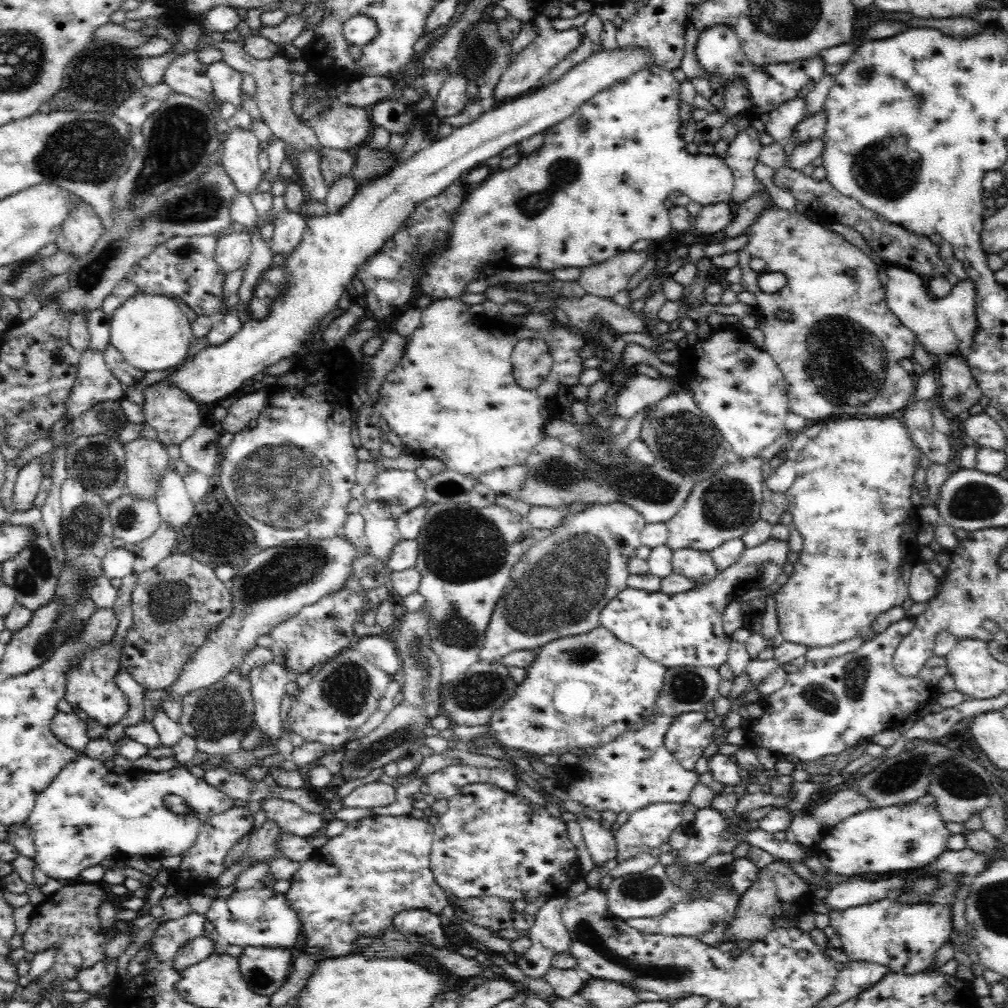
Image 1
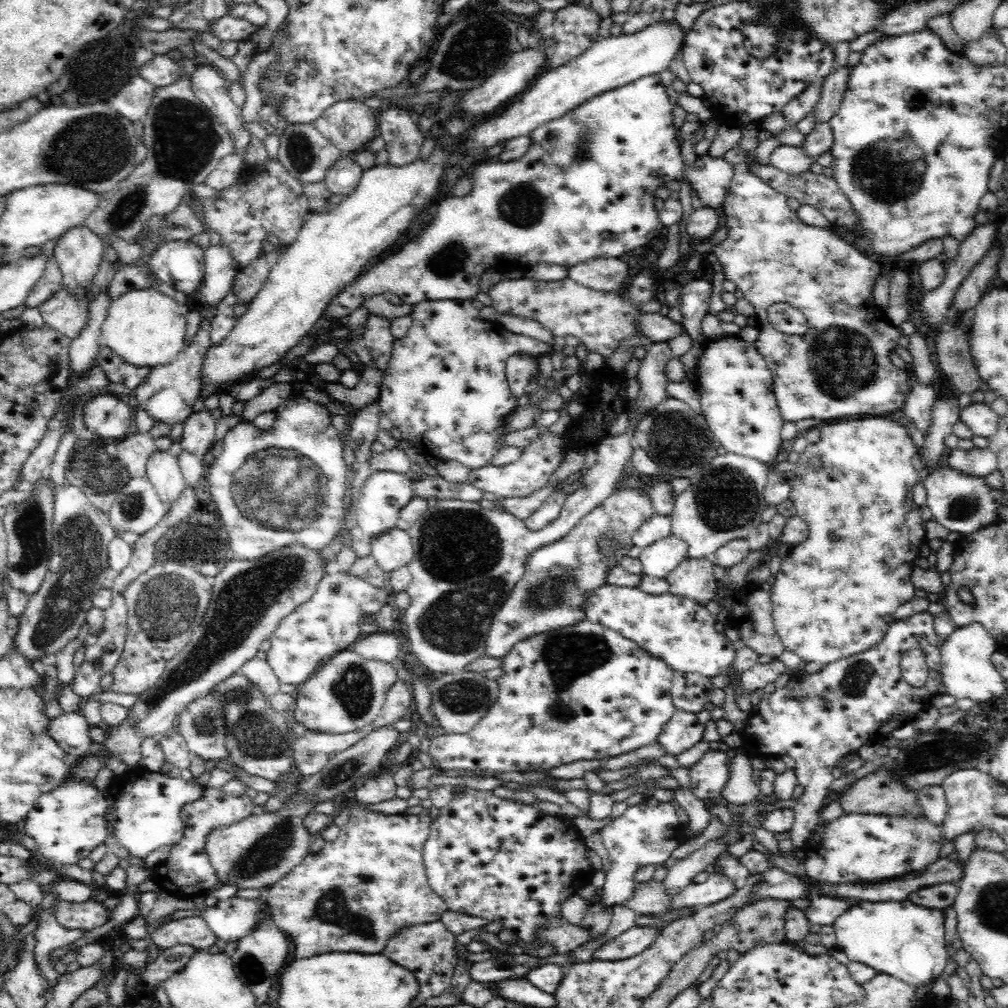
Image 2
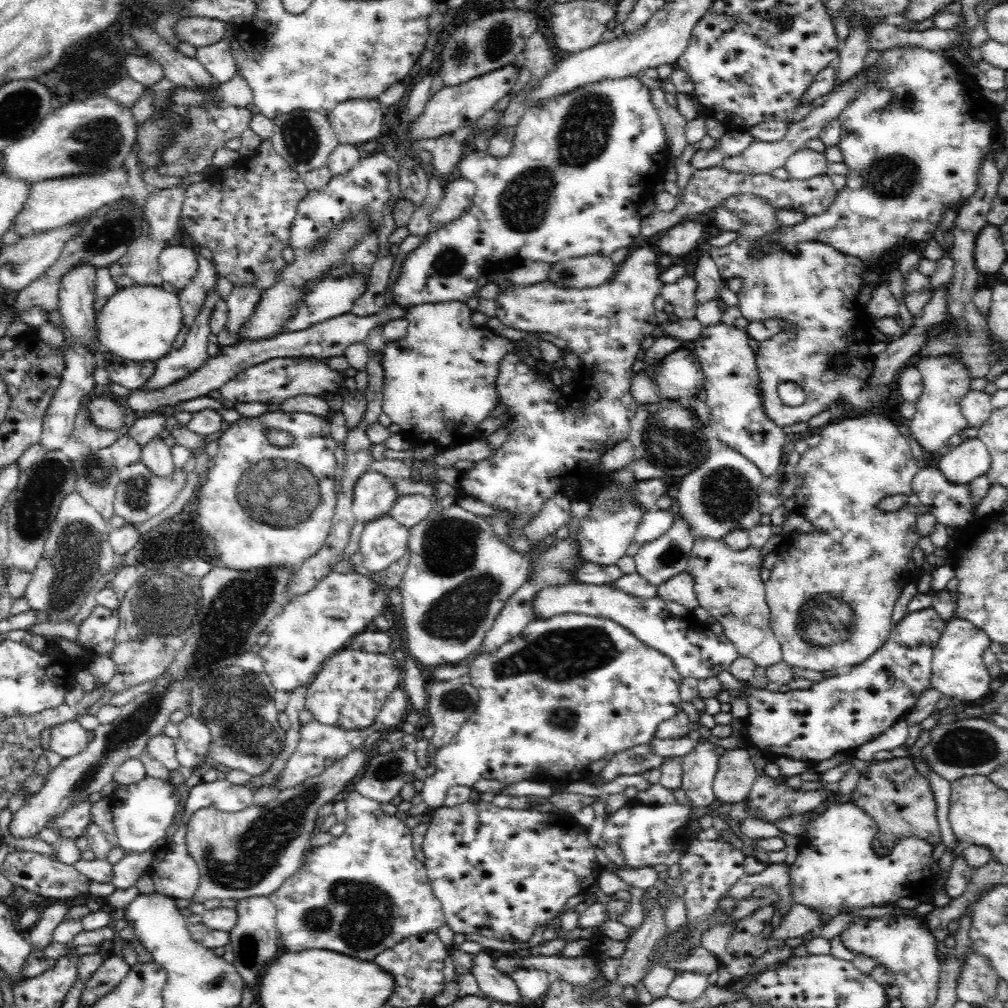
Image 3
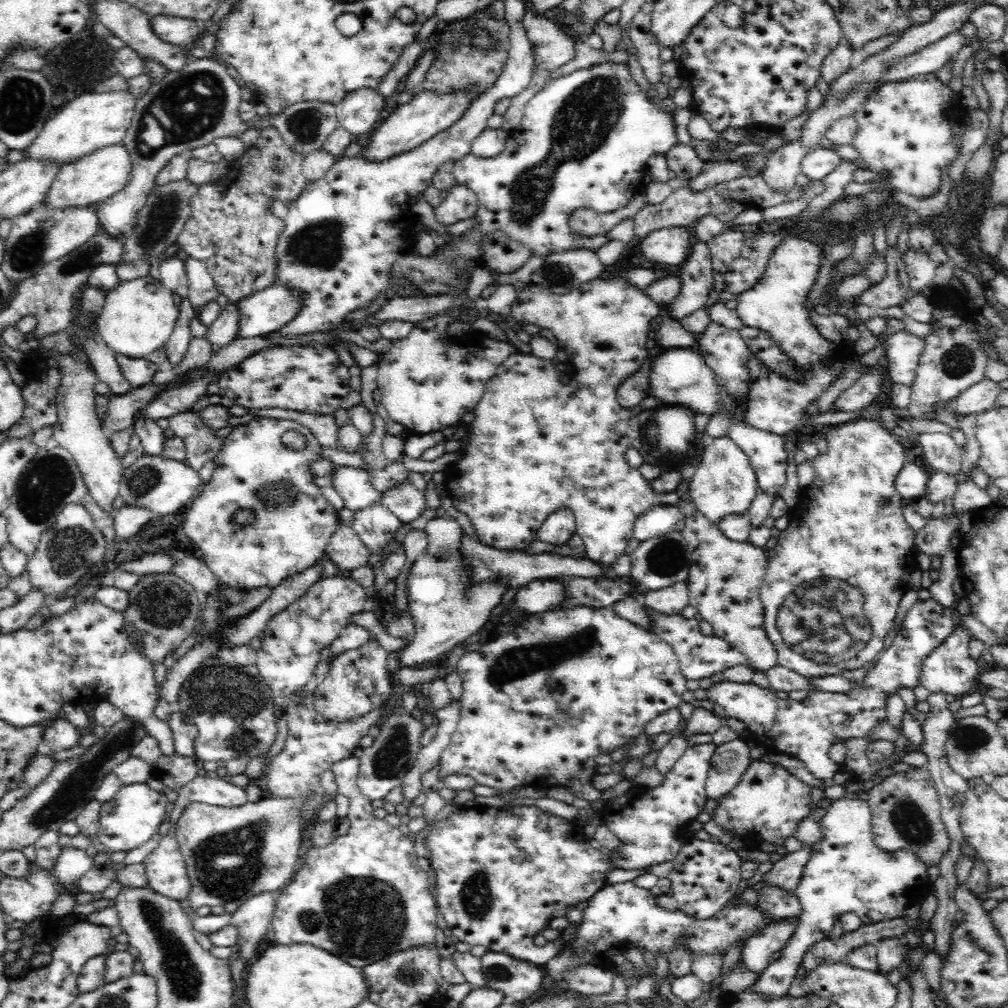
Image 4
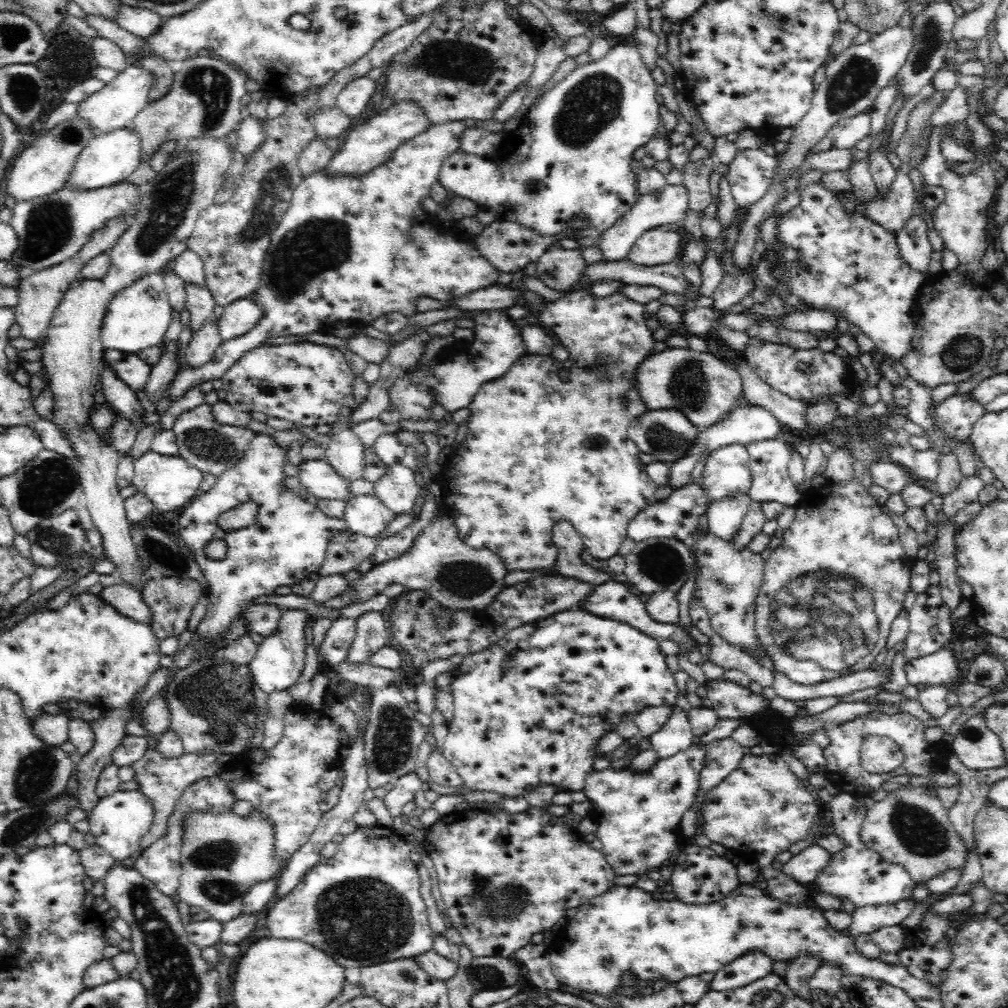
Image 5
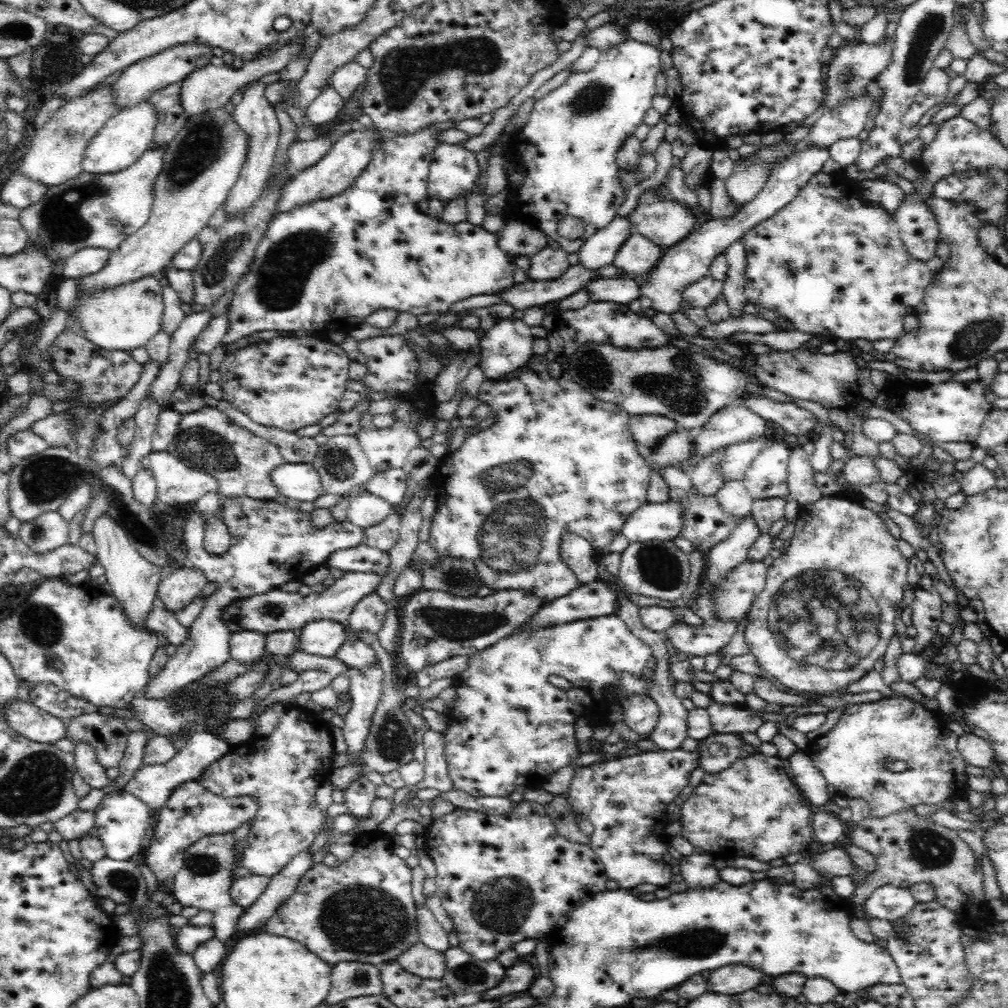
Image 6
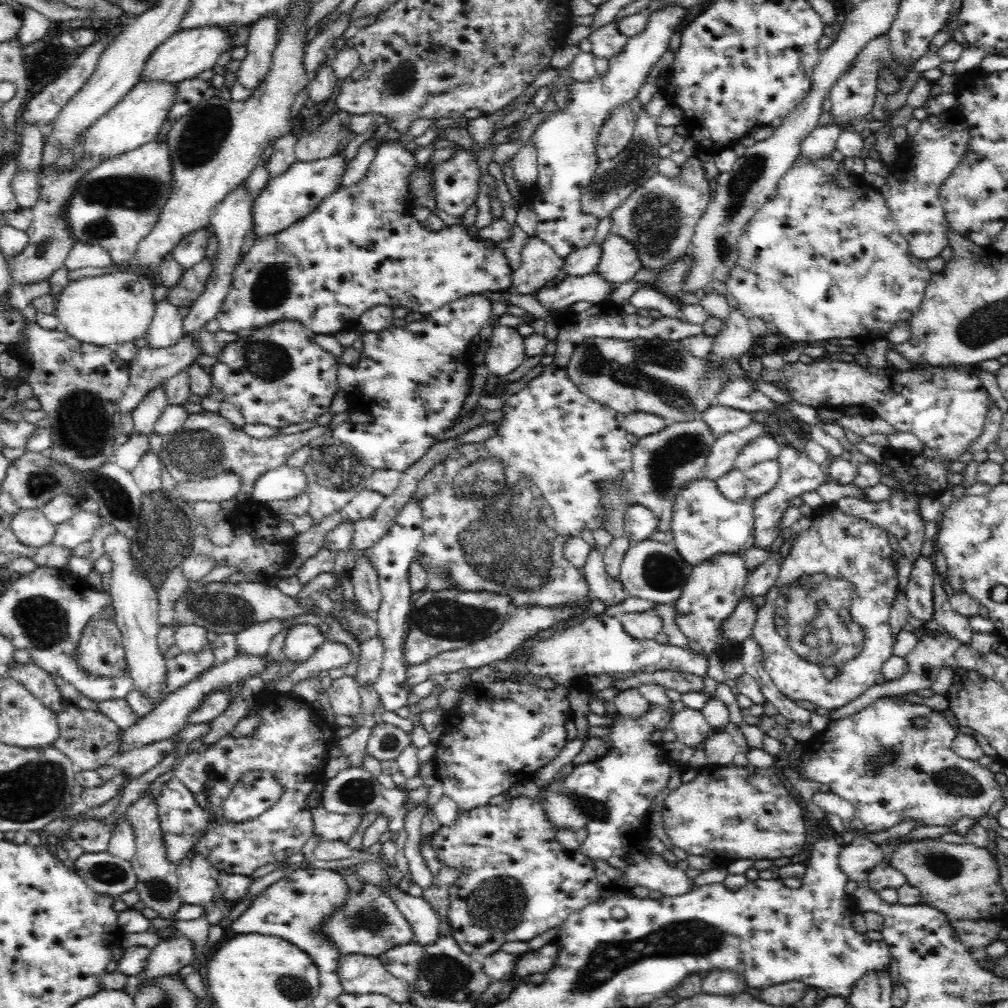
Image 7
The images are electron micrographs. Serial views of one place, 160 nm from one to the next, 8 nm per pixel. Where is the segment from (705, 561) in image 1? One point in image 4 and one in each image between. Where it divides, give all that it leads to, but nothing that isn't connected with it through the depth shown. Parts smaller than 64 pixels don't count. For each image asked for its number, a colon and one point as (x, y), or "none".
2: (694, 578)
3: (680, 588)
4: (671, 600)

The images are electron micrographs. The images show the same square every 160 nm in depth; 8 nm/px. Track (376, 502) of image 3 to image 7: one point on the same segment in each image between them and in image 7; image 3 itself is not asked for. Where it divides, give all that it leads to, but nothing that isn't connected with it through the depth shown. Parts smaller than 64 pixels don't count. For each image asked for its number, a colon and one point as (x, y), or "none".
4: (352, 485)
5: (317, 477)
6: (298, 481)
7: (285, 482)

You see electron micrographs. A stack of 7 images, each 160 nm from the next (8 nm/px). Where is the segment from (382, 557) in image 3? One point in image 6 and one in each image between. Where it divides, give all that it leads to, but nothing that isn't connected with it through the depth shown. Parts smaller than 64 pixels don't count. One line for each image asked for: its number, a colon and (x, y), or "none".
4: (375, 525)
5: (367, 515)
6: (365, 509)

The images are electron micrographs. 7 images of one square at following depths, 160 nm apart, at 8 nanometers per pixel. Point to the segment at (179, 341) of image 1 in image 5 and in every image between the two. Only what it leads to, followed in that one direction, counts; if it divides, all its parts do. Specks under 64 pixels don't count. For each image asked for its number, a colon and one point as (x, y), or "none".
2: (144, 327)
3: (139, 323)
4: (133, 322)
5: (136, 319)

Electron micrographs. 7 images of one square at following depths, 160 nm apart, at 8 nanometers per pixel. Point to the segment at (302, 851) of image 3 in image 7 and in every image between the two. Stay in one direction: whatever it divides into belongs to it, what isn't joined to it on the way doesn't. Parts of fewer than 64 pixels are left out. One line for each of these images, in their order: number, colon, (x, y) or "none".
4: (230, 854)
5: (222, 855)
6: (203, 882)
7: (197, 878)

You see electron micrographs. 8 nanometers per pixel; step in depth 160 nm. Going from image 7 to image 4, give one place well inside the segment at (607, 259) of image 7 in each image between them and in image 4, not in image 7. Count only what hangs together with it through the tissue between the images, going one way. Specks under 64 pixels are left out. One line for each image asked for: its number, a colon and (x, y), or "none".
4: (668, 246)
5: (661, 245)
6: (637, 256)

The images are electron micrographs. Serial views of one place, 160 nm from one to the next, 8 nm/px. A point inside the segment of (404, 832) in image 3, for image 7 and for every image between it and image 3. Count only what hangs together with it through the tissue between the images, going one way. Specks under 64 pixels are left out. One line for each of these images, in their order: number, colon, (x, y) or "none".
4: (364, 897)
5: (362, 907)
6: (362, 911)
7: (369, 923)

